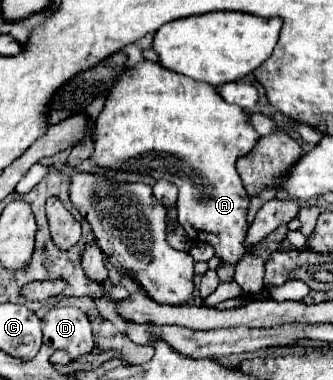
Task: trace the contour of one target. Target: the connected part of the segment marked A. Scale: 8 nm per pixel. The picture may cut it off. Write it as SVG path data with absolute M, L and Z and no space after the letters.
M143 60L137 66L123 70L115 78L111 90L107 92L105 106L97 116L93 128L95 150L91 154L91 160L101 168L147 174L155 182L163 178L173 182L179 188L179 200L177 200L179 224L185 228L187 236L193 242L213 244L215 254L221 256L223 262L235 264L245 254L243 240L249 228L247 224L249 198L235 170L235 160L239 156L245 156L247 150L255 146L257 138L259 134L249 126L247 112L239 106L227 104L217 92L217 88L175 74L163 68L159 62Z

